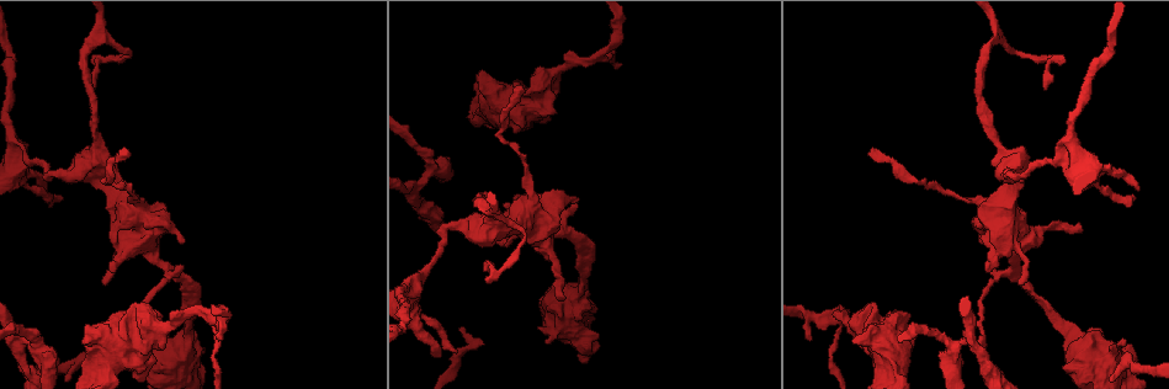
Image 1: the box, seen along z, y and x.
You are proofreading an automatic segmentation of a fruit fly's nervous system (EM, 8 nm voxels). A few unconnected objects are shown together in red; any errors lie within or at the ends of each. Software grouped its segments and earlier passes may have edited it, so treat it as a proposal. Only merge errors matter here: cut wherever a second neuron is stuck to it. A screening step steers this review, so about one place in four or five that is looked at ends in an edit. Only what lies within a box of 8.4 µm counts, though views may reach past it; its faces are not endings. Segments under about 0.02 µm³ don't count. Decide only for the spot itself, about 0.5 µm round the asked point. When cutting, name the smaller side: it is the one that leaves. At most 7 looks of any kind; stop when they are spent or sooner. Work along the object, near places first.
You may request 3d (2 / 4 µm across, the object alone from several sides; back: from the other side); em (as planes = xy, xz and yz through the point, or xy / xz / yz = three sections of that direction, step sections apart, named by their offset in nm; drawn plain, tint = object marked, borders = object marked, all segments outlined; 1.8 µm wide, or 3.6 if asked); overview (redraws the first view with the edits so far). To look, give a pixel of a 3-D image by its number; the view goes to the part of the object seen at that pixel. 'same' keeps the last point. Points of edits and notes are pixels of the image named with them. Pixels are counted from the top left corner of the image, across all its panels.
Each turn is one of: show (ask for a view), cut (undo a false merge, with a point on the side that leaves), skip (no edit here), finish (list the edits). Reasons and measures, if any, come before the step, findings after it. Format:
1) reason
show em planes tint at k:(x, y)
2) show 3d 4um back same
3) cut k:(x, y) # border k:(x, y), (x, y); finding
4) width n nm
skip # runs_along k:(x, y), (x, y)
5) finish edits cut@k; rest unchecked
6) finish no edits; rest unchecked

abrupt turn
show em xz step 4 borders at 1:(1060, 159)

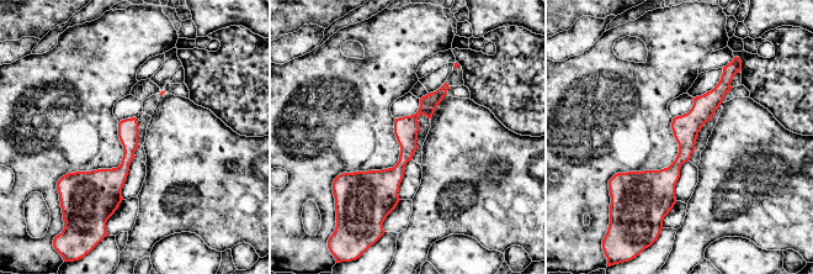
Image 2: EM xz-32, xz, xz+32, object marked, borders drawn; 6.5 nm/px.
show em yz step 16 borders same

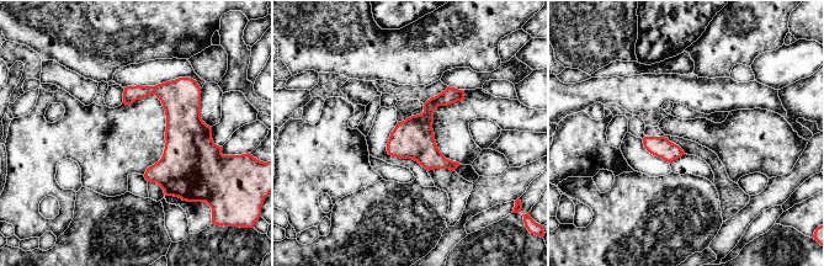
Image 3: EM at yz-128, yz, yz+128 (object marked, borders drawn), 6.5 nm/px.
width 60 nm
skip # runs_along 3:(127, 90), (159, 91), (180, 112), (180, 192); continuous, no second neuron

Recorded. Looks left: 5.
sudden change in width
show em xz step 4 tint at 1:(888, 331)

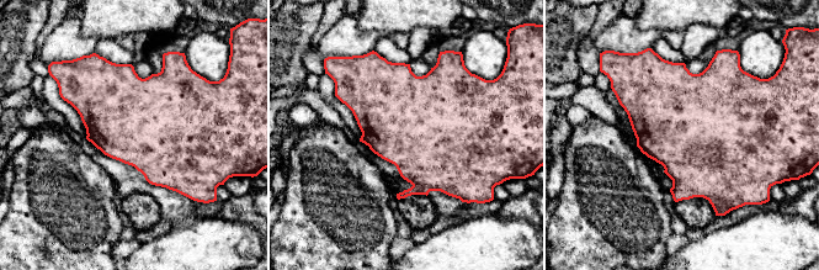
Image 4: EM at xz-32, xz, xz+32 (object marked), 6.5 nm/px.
show em yz step 4 tint same

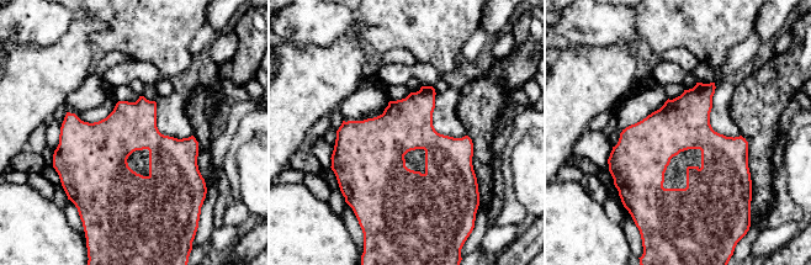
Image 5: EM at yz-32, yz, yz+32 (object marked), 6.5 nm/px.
skip # all the same neuron

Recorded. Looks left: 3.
narrows sharply
show 3d 4um at 1:(597, 56)

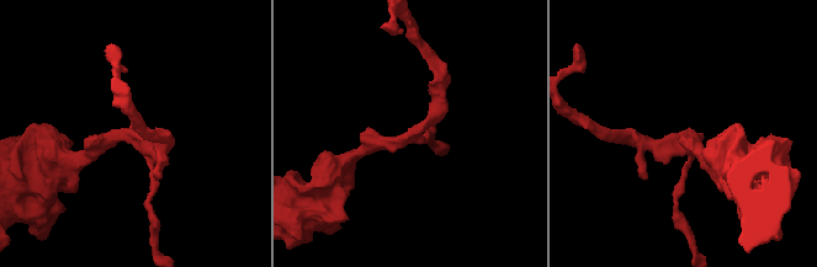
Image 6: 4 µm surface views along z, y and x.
show em 3.6um xz step 16 plain at 6:(130, 139)

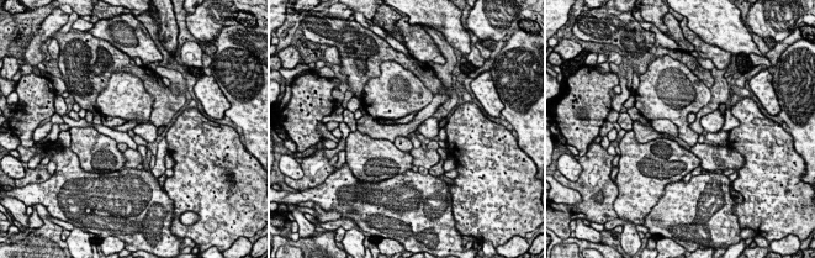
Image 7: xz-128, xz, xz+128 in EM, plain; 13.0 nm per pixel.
with the object marked
show em 3.6um xz step 16 tint same

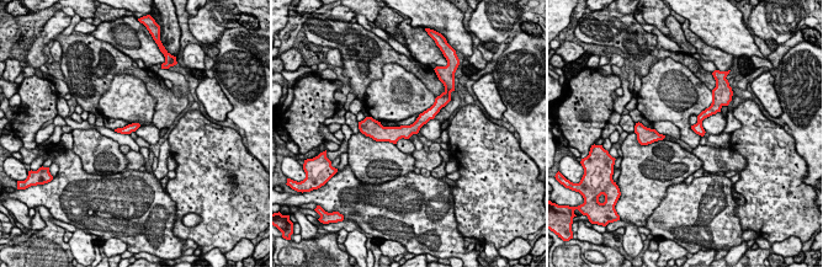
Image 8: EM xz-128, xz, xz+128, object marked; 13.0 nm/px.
skip # all the same neuron

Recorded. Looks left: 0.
finish no edits; rest unchecked

